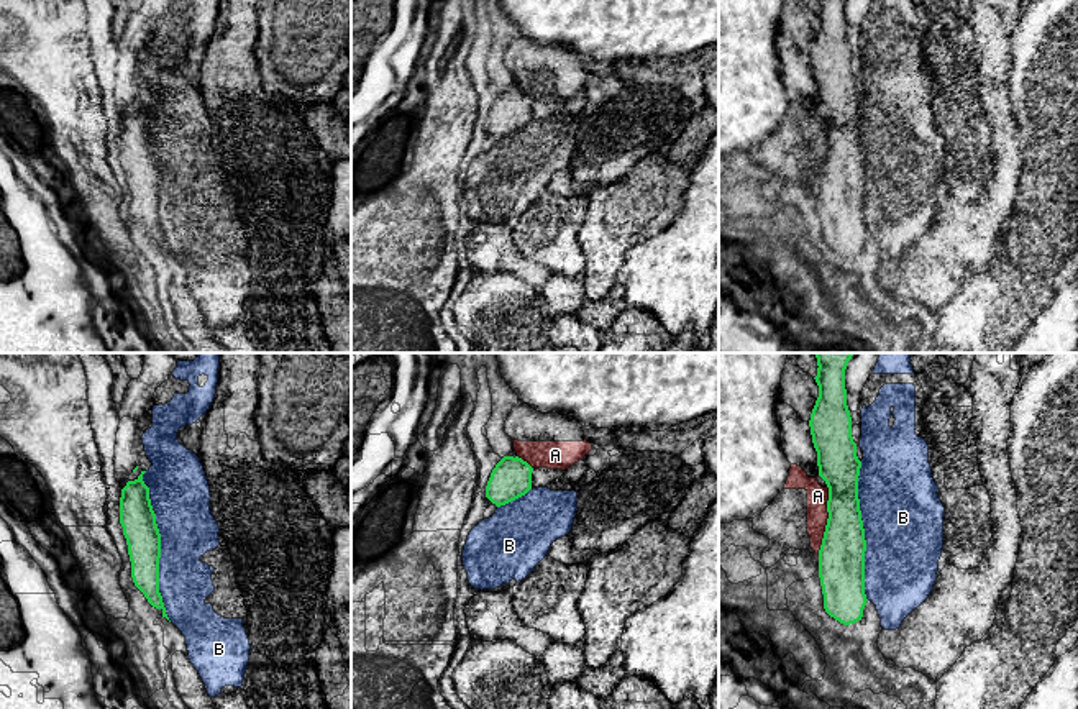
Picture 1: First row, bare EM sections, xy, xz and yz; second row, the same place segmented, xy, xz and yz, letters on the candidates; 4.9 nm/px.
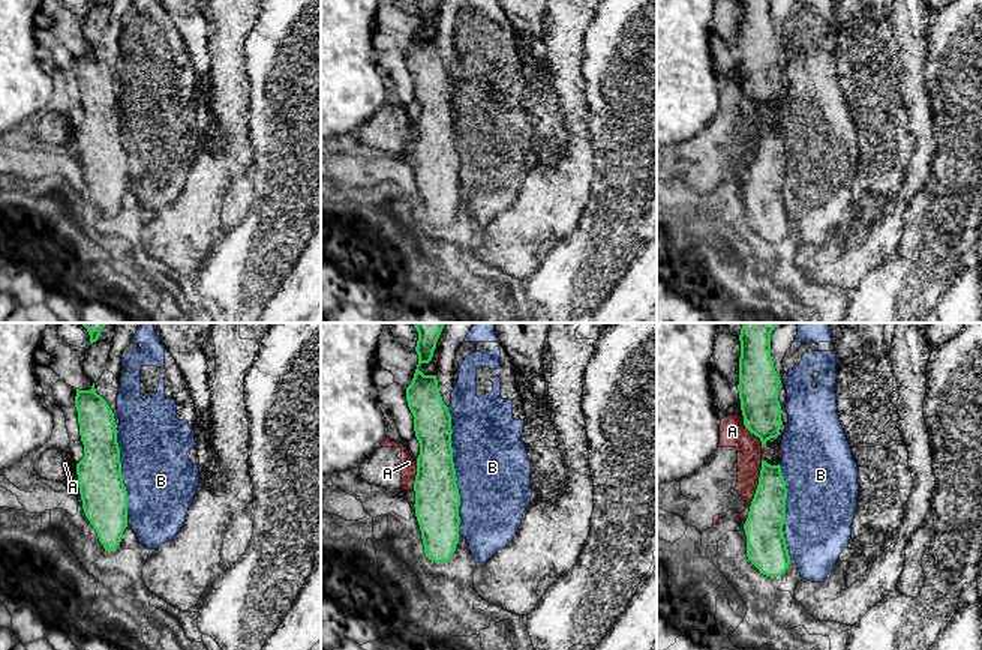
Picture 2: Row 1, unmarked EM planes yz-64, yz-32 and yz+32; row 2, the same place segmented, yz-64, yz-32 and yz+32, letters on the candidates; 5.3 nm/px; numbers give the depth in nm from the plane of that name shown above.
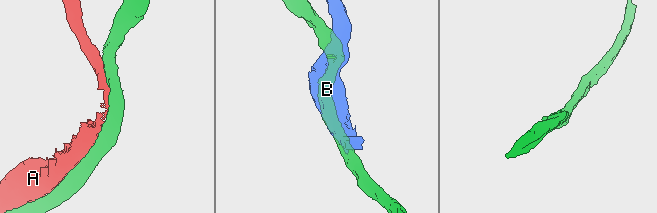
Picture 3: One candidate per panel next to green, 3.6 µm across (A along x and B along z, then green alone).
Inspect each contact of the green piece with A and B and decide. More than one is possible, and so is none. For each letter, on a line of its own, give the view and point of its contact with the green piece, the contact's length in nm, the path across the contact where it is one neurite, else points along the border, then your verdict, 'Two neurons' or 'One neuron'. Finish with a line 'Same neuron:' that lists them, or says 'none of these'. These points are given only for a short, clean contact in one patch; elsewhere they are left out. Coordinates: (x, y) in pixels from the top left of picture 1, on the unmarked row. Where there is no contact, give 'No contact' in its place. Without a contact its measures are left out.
A: Touches green at yz (827, 151). Shared border 320 nm. Two neurons
B: Touches green at xy (159, 179). Shared border 750 nm. Two neurons
Same neuron: none of these

